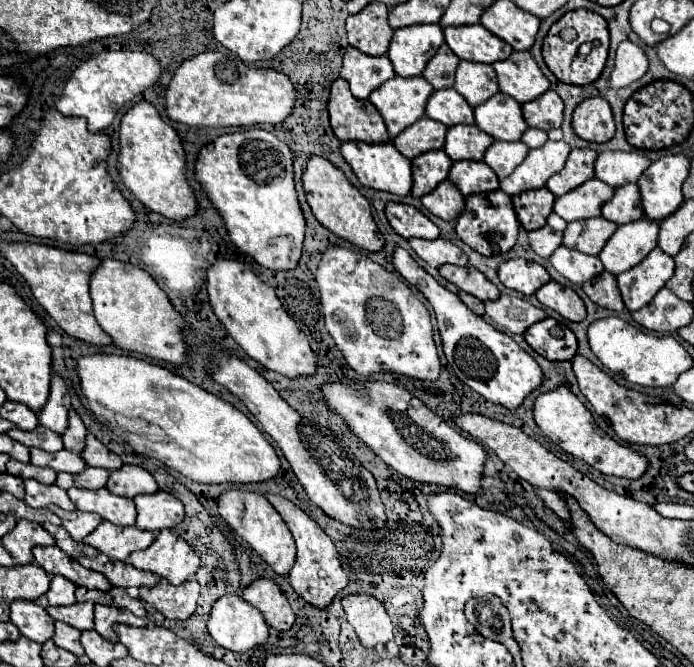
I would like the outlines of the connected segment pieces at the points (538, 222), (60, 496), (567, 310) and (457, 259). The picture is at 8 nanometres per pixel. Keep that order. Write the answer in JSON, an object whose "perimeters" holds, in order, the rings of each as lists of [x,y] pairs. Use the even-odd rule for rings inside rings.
{"perimeters":[[[[536,188],[536,190],[528,190],[528,192],[512,196],[514,210],[516,210],[520,224],[528,232],[542,228],[546,224],[546,218],[552,212],[554,198],[556,196],[552,192],[548,192],[546,188]]],[[[24,480],[24,486],[26,486],[24,502],[32,508],[46,508],[50,504],[56,504],[62,510],[74,510],[74,504],[70,502],[66,490],[62,490],[54,484],[46,486],[46,484],[40,484],[36,480]]],[[[550,280],[540,290],[536,290],[536,298],[540,300],[542,306],[556,310],[566,320],[582,322],[586,316],[586,308],[584,308],[584,302],[580,300],[580,296],[572,288],[562,286],[554,280]]],[[[412,238],[408,240],[412,250],[428,264],[438,268],[440,264],[456,264],[456,266],[466,266],[468,258],[466,254],[452,244],[446,238],[434,238],[434,240],[422,240],[422,238]]]]}

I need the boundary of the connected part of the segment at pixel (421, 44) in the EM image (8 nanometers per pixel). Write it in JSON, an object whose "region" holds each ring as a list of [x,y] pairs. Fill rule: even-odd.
{"region":[[[414,24],[398,28],[390,40],[388,58],[398,76],[418,76],[442,42],[444,34],[438,24]]]}

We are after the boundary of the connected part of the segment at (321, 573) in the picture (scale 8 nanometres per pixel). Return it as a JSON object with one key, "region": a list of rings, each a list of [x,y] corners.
{"region":[[[268,494],[268,500],[278,510],[278,514],[284,518],[284,522],[288,524],[288,528],[290,528],[294,540],[296,540],[298,554],[296,554],[294,566],[292,566],[292,570],[288,574],[288,580],[290,580],[292,588],[306,602],[314,604],[316,608],[326,608],[334,600],[334,596],[348,584],[348,576],[346,576],[346,572],[342,570],[342,566],[338,562],[338,552],[336,552],[334,542],[326,536],[326,532],[306,512],[302,512],[290,500],[286,500],[286,498],[278,496],[278,494]]]}

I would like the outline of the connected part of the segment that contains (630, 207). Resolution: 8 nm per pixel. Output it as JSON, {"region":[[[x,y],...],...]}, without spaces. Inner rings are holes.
{"region":[[[624,184],[616,188],[614,196],[602,206],[602,216],[616,224],[628,224],[642,218],[640,192],[636,184]]]}

